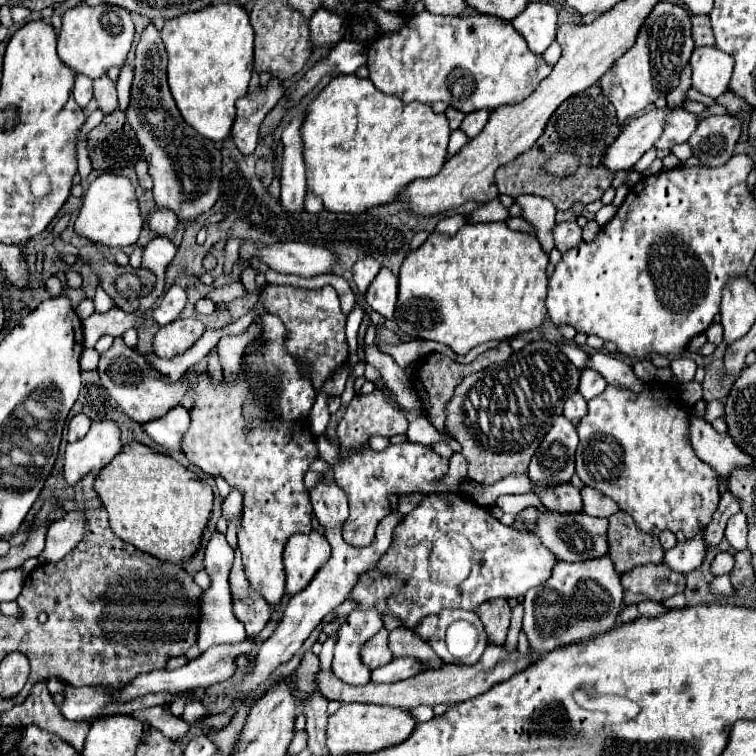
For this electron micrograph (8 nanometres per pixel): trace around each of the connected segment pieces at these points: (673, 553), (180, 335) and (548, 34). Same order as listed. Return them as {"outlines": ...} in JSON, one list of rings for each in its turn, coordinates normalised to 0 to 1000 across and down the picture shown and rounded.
{"outlines":[[[[926,705],[926,710],[907,716],[907,718],[897,718],[892,726],[884,726],[878,731],[876,745],[884,747],[894,758],[910,758],[910,755],[926,750],[931,734],[934,734],[934,724],[931,724],[929,705]]],[[[235,422],[222,433],[212,433],[204,446],[204,467],[209,472],[233,472],[243,467],[267,440],[270,430],[262,422]]],[[[701,1],[698,9],[677,25],[677,33],[696,52],[704,70],[720,70],[735,49],[735,9],[720,1]]]]}

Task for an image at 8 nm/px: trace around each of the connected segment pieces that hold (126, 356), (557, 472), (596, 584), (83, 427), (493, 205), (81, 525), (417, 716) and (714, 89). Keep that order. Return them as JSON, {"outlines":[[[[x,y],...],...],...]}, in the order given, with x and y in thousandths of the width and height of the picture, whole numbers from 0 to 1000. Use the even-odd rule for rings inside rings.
{"outlines":[[[[159,446],[151,448],[151,456],[132,470],[130,493],[135,501],[135,509],[143,515],[148,528],[156,533],[156,538],[180,560],[190,562],[196,557],[217,552],[230,538],[241,536],[243,528],[251,522],[251,507],[249,504],[222,504],[212,491],[206,491],[190,470],[169,459]]],[[[741,549],[701,610],[698,631],[704,642],[738,642],[754,636],[759,628],[762,589],[762,565],[746,549]]],[[[804,737],[767,745],[735,742],[728,766],[693,787],[693,835],[706,861],[730,861],[738,853],[783,845],[786,840],[810,832],[820,803],[820,761],[812,755]]],[[[111,546],[98,549],[90,560],[90,583],[95,586],[95,583],[108,581],[116,573],[116,567],[119,567],[119,554]]],[[[659,263],[635,271],[630,279],[624,279],[622,292],[624,295],[648,295],[648,292],[667,292],[672,287],[672,276],[664,274]]],[[[90,676],[82,687],[69,692],[69,700],[61,705],[61,724],[50,734],[50,742],[79,742],[87,737],[114,708],[114,679]]],[[[554,934],[541,940],[544,947],[553,958],[561,956],[571,951],[575,946],[571,935]]],[[[921,62],[913,75],[915,115],[942,131],[952,128],[968,102],[971,81],[963,70],[944,62]]]]}

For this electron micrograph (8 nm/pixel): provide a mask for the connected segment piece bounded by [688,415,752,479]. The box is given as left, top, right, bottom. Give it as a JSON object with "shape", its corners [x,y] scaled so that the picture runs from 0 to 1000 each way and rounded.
{"shape":[[[913,549],[910,573],[921,602],[934,610],[947,623],[947,628],[955,628],[958,634],[966,631],[971,618],[995,612],[995,604],[984,604],[984,599],[979,599],[979,594],[968,589],[968,578],[950,575],[944,565],[929,552]]]}

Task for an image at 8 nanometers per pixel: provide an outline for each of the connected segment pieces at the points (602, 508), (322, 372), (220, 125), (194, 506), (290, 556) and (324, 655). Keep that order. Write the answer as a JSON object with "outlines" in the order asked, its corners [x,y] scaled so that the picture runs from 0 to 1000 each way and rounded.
{"outlines":[[[[772,642],[767,647],[770,655],[770,665],[772,665],[772,679],[783,681],[783,684],[807,684],[810,679],[817,676],[817,668],[807,660],[794,655],[788,647],[780,647],[778,642]]],[[[352,377],[341,388],[341,401],[352,414],[368,417],[378,433],[376,459],[378,467],[392,475],[397,491],[410,499],[418,520],[429,512],[431,501],[460,480],[463,462],[458,451],[458,417],[447,403],[447,388],[442,380],[431,377],[426,382],[397,382],[384,377]]],[[[312,4],[275,7],[272,12],[243,17],[222,25],[212,41],[214,54],[222,67],[222,107],[230,134],[249,165],[254,165],[267,181],[280,187],[294,187],[304,176],[310,136],[325,126],[331,99],[333,99],[333,67],[336,67],[336,38],[331,33],[331,20],[323,9]]],[[[183,583],[167,586],[161,597],[130,626],[127,649],[146,681],[146,694],[151,705],[161,710],[164,716],[175,718],[177,724],[183,724],[185,729],[201,731],[206,739],[214,739],[222,745],[238,745],[257,734],[257,729],[265,721],[267,702],[278,687],[280,660],[283,660],[283,652],[275,636],[262,634],[251,620],[241,618],[233,607],[206,599]]],[[[421,702],[392,705],[376,724],[376,755],[378,755],[378,784],[392,787],[399,782],[415,758],[434,742],[437,718]]],[[[444,837],[435,841],[435,844],[426,852],[426,860],[423,866],[421,868],[423,873],[423,882],[431,889],[438,888],[443,849]]]]}

